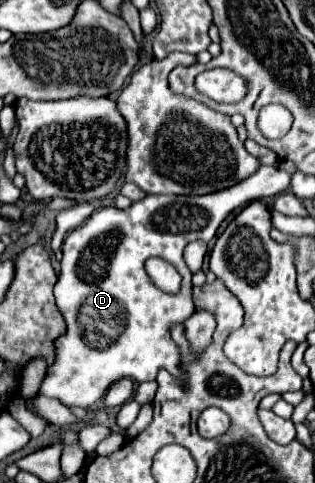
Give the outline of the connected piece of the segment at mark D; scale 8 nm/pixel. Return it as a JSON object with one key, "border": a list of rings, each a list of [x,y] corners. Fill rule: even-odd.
{"border":[[[261,166],[251,178],[245,178],[243,182],[237,182],[235,186],[229,186],[227,190],[217,190],[203,196],[145,196],[139,202],[133,202],[129,210],[119,210],[115,206],[107,206],[91,214],[91,218],[77,226],[69,236],[65,238],[61,250],[61,272],[59,280],[55,284],[55,298],[61,314],[67,322],[67,332],[57,340],[57,362],[47,370],[45,380],[41,382],[39,394],[47,398],[57,398],[65,406],[93,406],[99,398],[105,396],[107,388],[121,380],[121,378],[133,378],[137,382],[149,382],[157,378],[159,368],[165,368],[175,376],[183,386],[187,386],[187,372],[181,366],[181,354],[177,344],[171,340],[169,326],[181,320],[187,320],[195,312],[195,304],[192,299],[193,273],[185,260],[183,250],[189,242],[195,240],[211,240],[221,222],[237,208],[243,208],[251,204],[253,200],[263,200],[277,196],[285,190],[289,190],[291,174],[277,166]],[[147,258],[163,258],[169,264],[177,268],[181,274],[181,292],[179,294],[167,294],[159,290],[151,278],[145,272],[145,260]]]}

